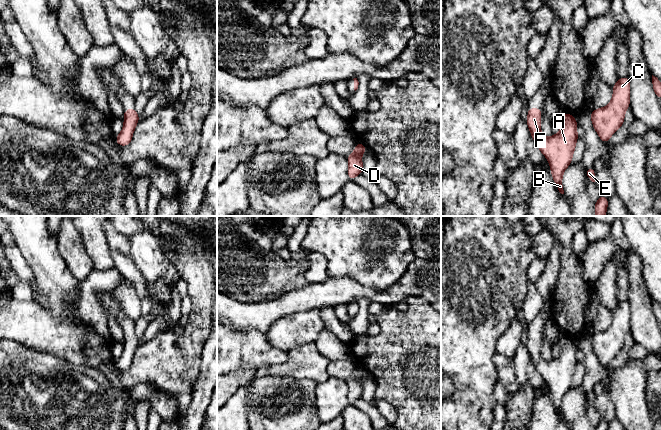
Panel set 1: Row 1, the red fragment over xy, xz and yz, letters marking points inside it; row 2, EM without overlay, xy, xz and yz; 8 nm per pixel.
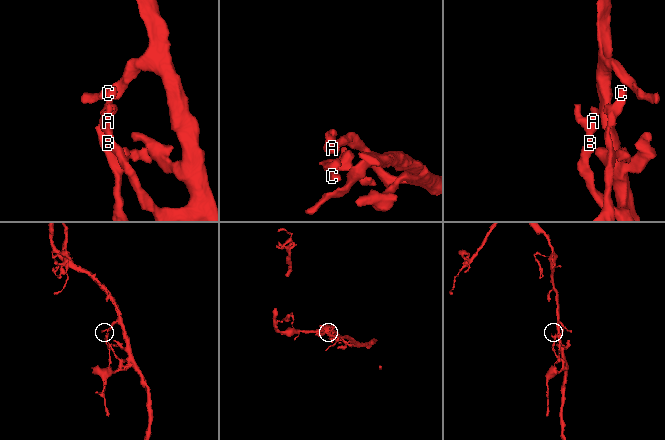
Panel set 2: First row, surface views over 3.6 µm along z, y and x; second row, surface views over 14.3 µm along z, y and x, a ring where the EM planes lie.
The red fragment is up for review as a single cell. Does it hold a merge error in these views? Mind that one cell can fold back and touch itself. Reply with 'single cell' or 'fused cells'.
single cell

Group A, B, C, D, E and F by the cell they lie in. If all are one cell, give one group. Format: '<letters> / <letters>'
A B C D E F

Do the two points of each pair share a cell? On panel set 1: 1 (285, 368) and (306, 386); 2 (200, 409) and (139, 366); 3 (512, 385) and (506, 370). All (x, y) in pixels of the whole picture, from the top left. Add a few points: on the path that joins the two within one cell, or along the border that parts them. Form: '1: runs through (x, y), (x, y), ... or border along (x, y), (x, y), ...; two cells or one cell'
1: border along (275, 375), (308, 378), (317, 383); two cells
2: border along (197, 379), (190, 405), (187, 411), (179, 416); two cells
3: runs through (509, 381), (506, 374); one cell

